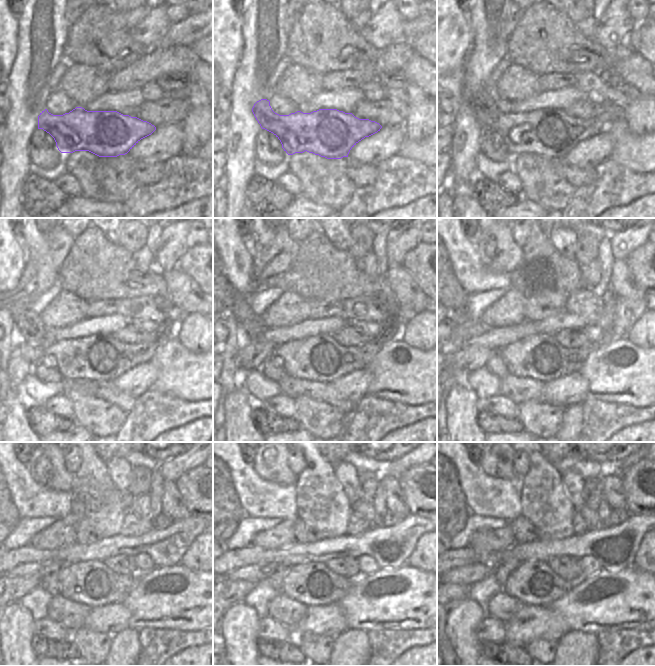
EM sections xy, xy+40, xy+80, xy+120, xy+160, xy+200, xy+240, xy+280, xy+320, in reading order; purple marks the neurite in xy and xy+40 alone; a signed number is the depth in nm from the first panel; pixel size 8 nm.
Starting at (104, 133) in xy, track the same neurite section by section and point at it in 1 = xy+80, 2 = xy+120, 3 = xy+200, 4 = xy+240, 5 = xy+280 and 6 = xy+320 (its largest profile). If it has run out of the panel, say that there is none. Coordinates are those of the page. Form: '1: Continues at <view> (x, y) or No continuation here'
1: Continues at xy+80 (552, 133)
2: Continues at xy+120 (98, 357)
3: Continues at xy+200 (540, 357)
4: Continues at xy+240 (91, 583)
5: Continues at xy+280 (312, 584)
6: Continues at xy+320 (534, 583)

